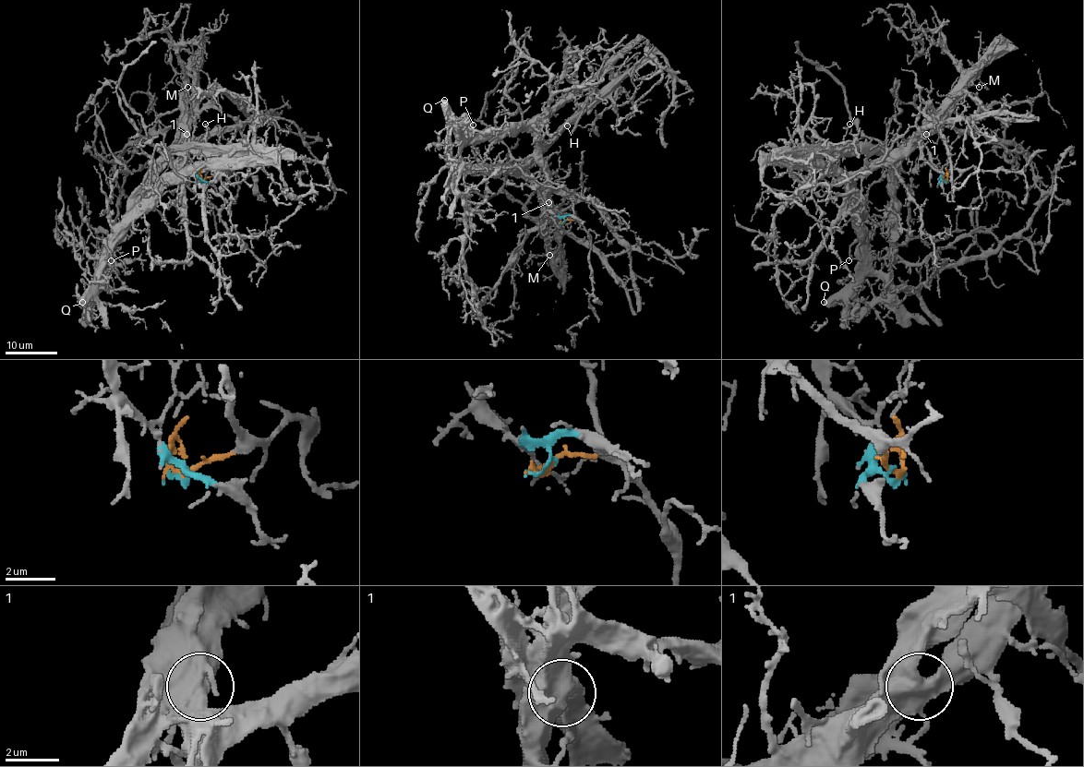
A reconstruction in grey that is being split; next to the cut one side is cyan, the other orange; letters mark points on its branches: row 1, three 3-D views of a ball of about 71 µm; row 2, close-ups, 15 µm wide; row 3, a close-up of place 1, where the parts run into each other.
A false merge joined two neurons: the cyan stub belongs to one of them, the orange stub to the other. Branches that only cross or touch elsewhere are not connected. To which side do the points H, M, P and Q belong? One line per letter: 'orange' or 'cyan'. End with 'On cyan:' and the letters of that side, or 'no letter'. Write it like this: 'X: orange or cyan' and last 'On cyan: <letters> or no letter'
H: cyan
M: orange
P: orange
Q: orange
On cyan: H

